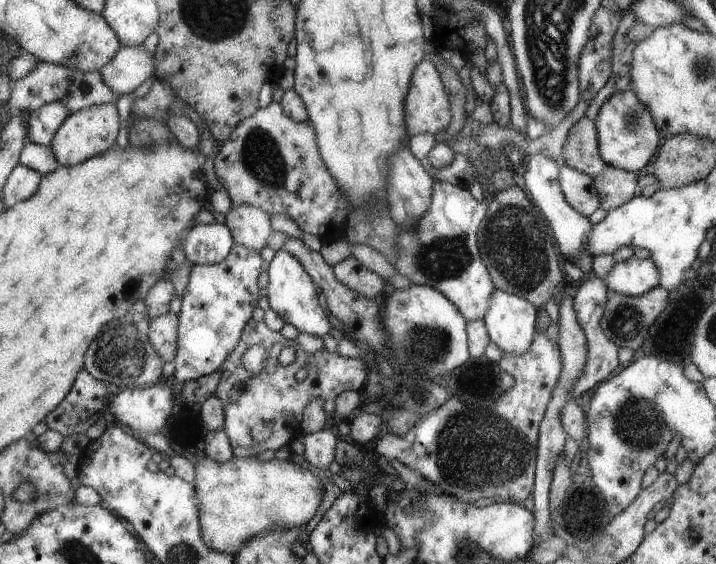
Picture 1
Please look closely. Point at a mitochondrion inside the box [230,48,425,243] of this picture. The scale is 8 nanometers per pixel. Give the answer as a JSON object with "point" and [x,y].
{"point":[261,156]}

